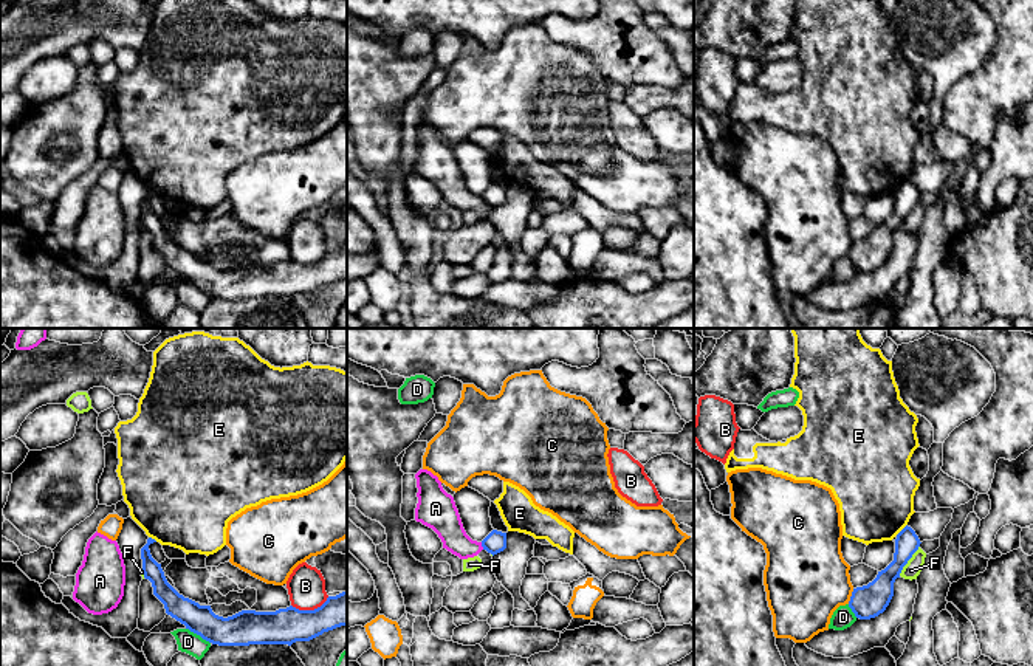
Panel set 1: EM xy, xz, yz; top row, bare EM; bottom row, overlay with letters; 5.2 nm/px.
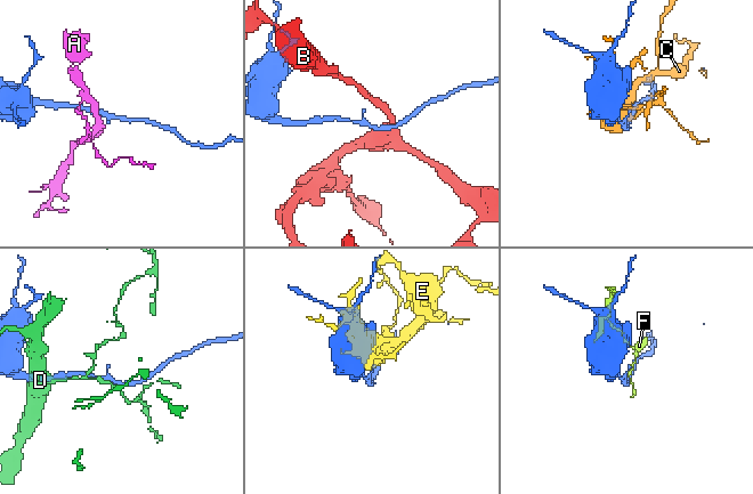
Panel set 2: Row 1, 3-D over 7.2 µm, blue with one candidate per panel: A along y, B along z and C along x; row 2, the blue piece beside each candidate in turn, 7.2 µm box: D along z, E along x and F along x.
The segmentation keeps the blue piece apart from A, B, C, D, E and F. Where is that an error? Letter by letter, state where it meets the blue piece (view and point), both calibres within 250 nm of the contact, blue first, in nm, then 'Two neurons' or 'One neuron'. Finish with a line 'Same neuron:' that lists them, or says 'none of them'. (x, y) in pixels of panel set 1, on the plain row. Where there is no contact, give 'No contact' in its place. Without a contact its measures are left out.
A: Touches blue at xz (482, 199). Thickness 110 nm (blue) against 170 nm. Two neurons
B: Touches blue at xy (310, 264). Thickness 190 nm (blue) against 190 nm. Two neurons
C: Touches blue at yz (851, 250). Thickness 170 nm (blue) against 440 nm. Two neurons
D: Touches blue at xy (199, 287). Thickness 180 nm (blue) against 120 nm. Two neurons
E: Touches blue at yz (902, 183). Thickness 120 nm (blue) against 400 nm. Two neurons
F: Touches blue at yz (908, 212). Thickness 150 nm (blue) against 90 nm. Two neurons
Same neuron: none of them

